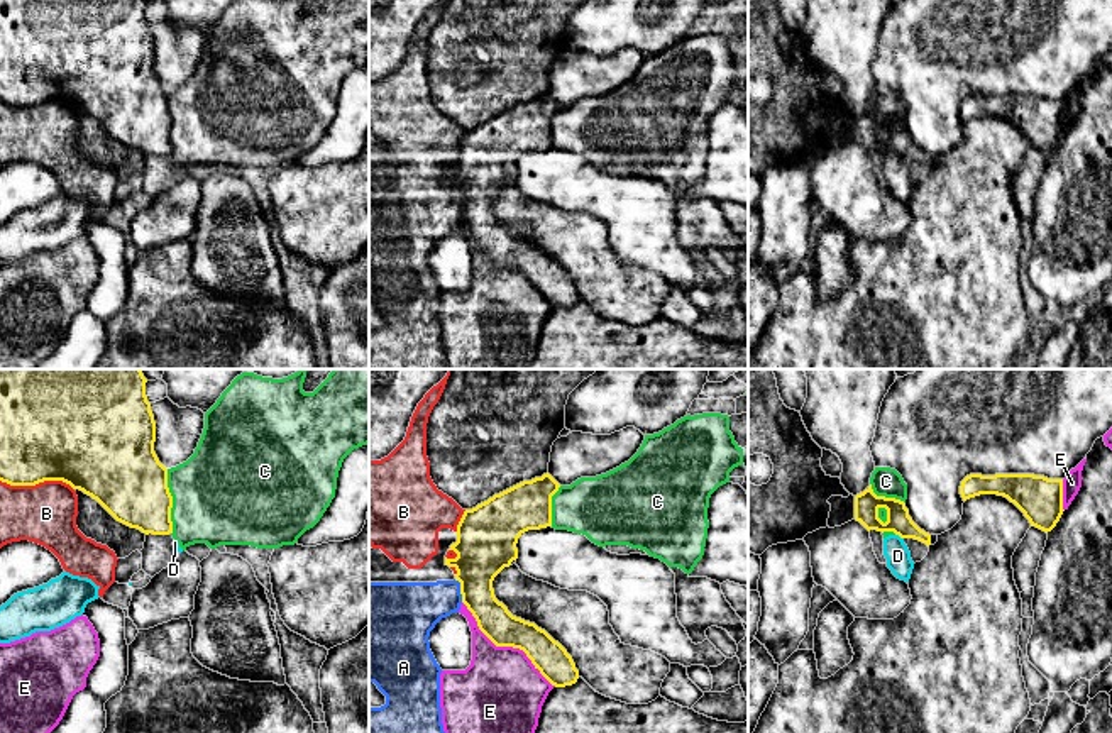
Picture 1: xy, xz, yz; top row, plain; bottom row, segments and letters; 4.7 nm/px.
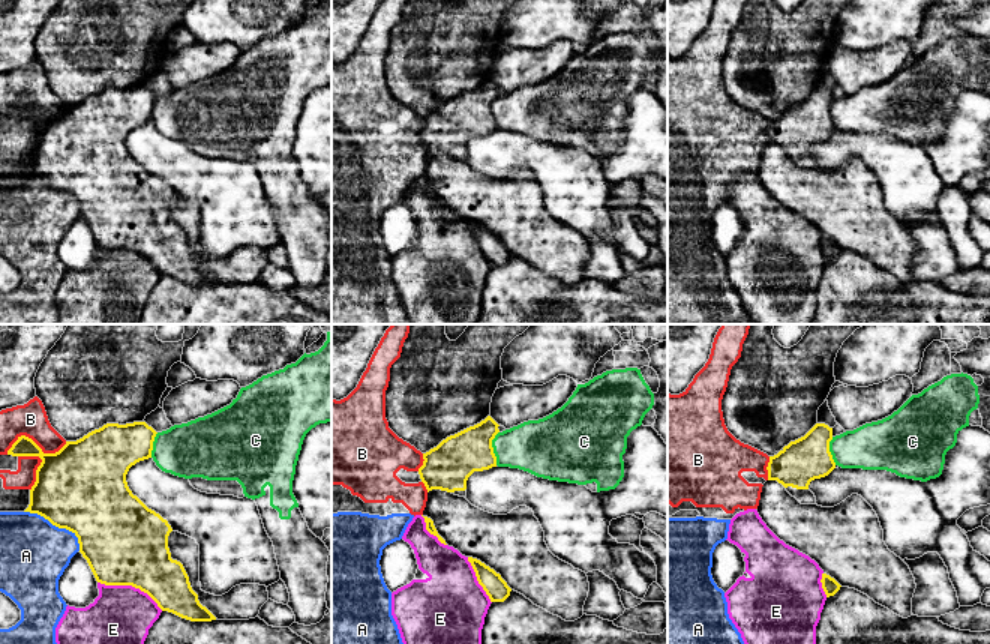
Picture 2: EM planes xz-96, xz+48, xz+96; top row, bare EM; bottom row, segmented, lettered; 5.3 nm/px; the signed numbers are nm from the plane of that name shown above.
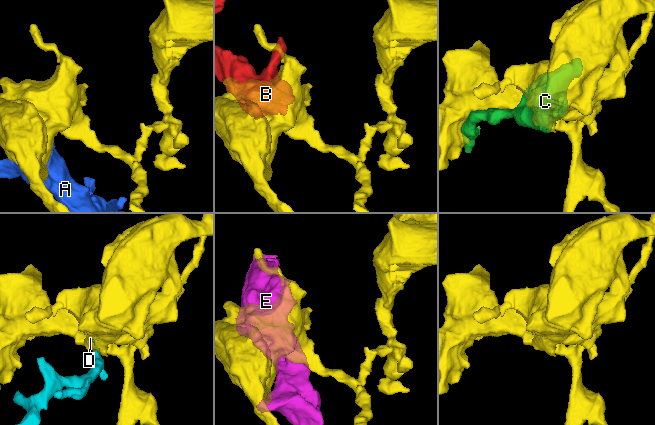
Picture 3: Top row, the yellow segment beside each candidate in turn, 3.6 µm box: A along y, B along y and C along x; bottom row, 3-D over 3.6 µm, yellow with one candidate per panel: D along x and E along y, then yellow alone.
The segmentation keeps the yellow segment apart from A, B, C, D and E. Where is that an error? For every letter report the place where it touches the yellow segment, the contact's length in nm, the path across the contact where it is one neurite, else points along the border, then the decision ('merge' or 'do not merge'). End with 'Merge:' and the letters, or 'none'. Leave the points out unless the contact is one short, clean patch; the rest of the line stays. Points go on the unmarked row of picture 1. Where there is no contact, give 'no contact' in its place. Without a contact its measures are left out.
A: meets yellow in xz at (461, 210); contact 120 nm long; do not merge
B: meets yellow in xy at (38, 104); contact 360 nm long; do not merge
C: meets yellow in xy at (171, 122); contact 320 nm long; do not merge
D: meets yellow in yz at (899, 156); contact 50 nm long; border along yz (896, 154), (902, 159); do not merge
E: meets yellow in xz at (506, 266); contact 600 nm long; do not merge
Merge: none

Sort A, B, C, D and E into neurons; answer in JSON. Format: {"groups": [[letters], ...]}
{"groups": [["A", "B"], ["C", "D"], ["E"]]}

